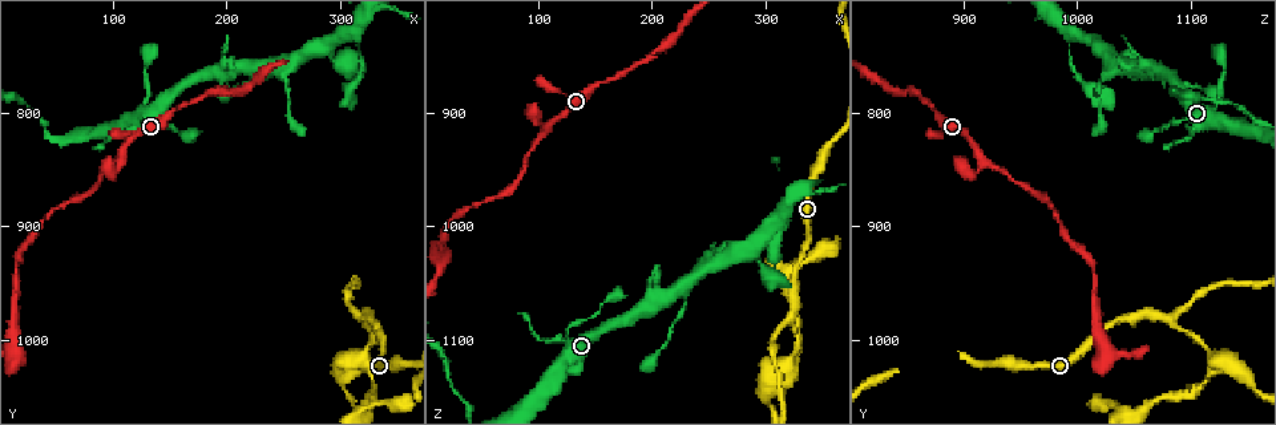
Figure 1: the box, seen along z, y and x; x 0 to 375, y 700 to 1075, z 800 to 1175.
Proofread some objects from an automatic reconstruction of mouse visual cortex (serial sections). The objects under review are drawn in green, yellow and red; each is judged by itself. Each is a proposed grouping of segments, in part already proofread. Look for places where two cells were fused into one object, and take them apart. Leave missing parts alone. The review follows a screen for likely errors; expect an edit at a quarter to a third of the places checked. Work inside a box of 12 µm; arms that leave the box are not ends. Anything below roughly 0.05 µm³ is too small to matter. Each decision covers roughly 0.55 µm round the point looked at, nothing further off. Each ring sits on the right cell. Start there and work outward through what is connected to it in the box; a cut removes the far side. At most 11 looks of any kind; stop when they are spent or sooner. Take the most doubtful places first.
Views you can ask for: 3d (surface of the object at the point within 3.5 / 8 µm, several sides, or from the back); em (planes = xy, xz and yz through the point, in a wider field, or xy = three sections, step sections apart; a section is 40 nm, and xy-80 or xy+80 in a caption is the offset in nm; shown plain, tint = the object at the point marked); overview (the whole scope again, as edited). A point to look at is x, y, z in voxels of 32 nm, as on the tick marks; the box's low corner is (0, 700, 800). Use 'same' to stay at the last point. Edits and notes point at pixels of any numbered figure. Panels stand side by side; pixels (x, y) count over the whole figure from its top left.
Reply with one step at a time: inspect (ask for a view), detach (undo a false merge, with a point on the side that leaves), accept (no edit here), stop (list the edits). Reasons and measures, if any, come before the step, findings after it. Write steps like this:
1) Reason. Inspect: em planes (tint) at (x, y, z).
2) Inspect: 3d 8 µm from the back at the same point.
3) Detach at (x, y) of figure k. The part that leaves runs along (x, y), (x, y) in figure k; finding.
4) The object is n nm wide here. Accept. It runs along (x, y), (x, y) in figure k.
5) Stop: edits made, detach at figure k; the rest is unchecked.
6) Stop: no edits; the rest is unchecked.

Inspect: 3d 3.5 µm at (324, 982, 1080).

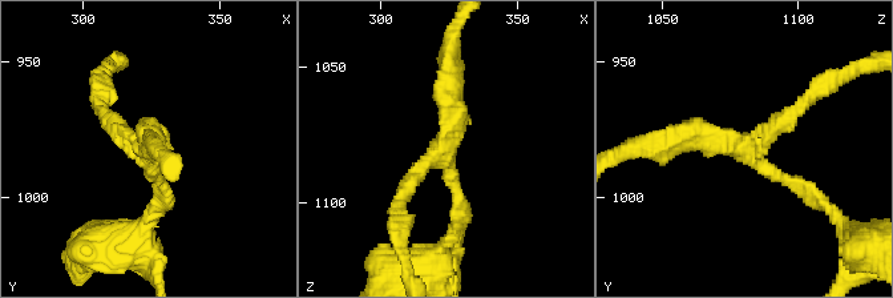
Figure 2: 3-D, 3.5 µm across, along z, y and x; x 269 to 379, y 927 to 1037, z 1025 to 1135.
3 arms meet here; the arms are 150, 200, 300 nm wide; shape alone is not enough. Inspect: em xy step 3 (tint) at (323, 982, 1080).

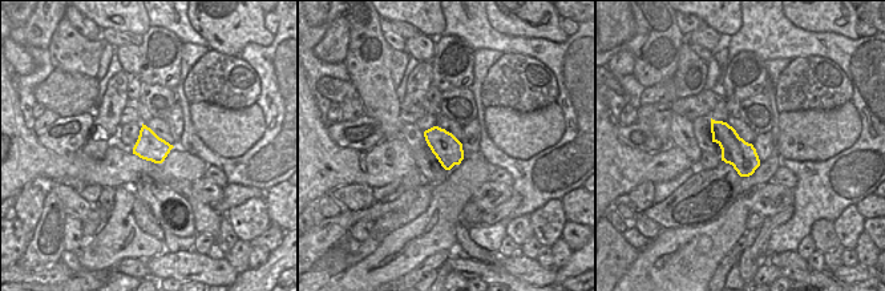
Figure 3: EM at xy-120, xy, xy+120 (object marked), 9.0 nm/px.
The object is 260 nm wide here. Accept. It runs along (657, 147), (715, 139), (809, 192) in figure 2; one cell here.

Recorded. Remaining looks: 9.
Abrupt turn. Inspect: 3d 3.5 µm at (322, 1018, 1122).

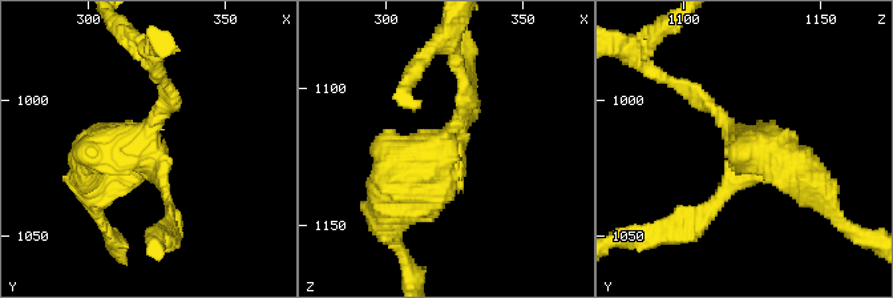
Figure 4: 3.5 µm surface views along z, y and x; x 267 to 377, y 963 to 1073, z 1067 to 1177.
Inspect: em xy step 1 (tint) at (320, 1017, 1122).

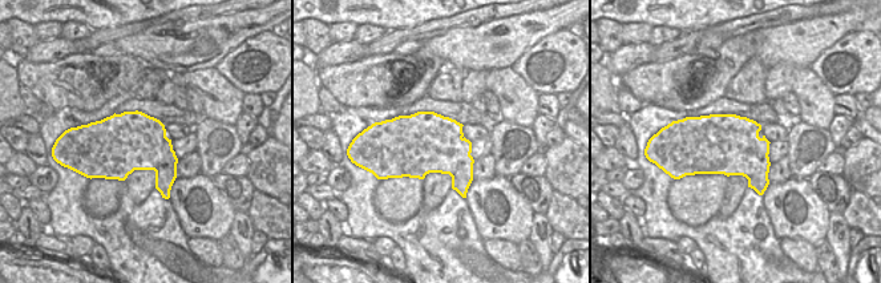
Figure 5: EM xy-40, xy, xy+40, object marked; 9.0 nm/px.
The object is 550 nm wide here. Detach at (704, 216) of figure 4. The part that leaves runs along (730, 174), (706, 216), (645, 237) in figure 4; two cells meet here.

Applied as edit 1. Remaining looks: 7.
Inspect: overview.

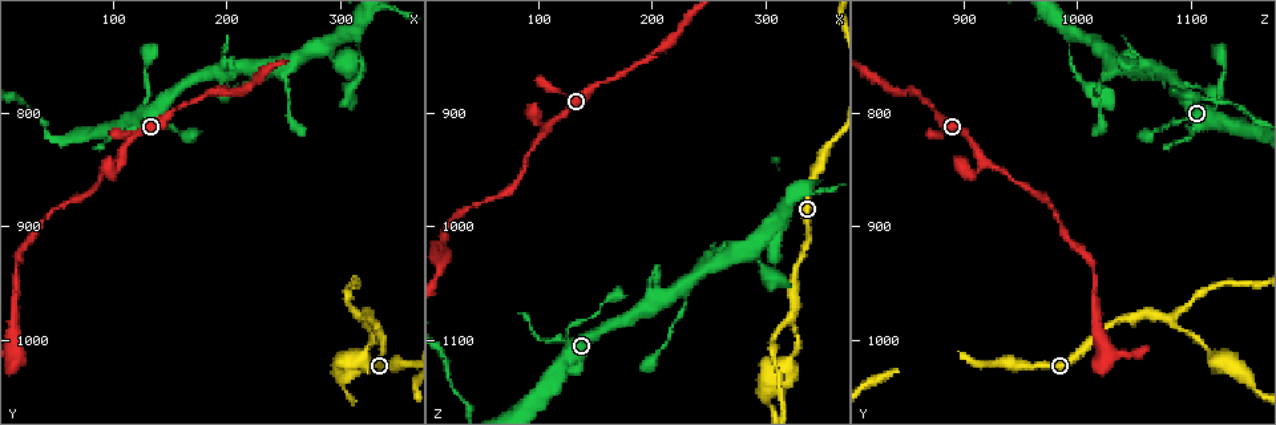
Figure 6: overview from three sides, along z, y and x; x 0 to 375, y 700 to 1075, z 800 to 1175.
A fork. Inspect: 3d 8 µm from the back at (224, 758, 1058).

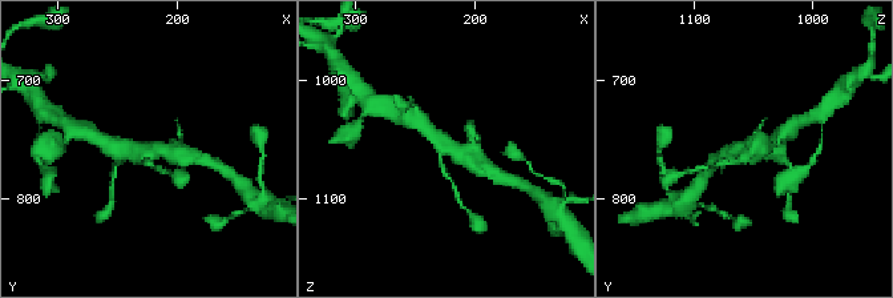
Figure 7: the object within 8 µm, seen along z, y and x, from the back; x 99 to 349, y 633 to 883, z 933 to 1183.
Shape alone is not enough. Inspect: em xy step 1 (tint) at (220, 762, 1056).

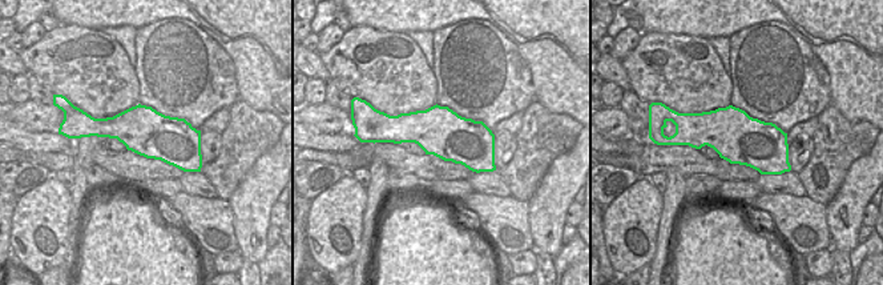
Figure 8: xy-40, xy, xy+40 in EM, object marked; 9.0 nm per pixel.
The object is 440 nm wide here. Accept. It runs along (481, 168), (415, 121) in figure 7; one cell here.

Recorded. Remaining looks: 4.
Side arm on a straight run. Inspect: 3d 3.5 µm at (106, 842, 918).

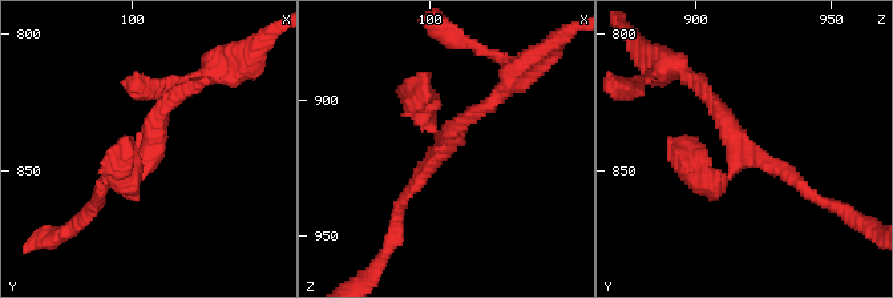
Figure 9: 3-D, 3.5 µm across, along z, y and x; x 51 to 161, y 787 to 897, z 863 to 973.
3 arms meet here; the arms are 150, 200, 300 nm wide. Inspect: em planes (tint) at (105, 842, 917).

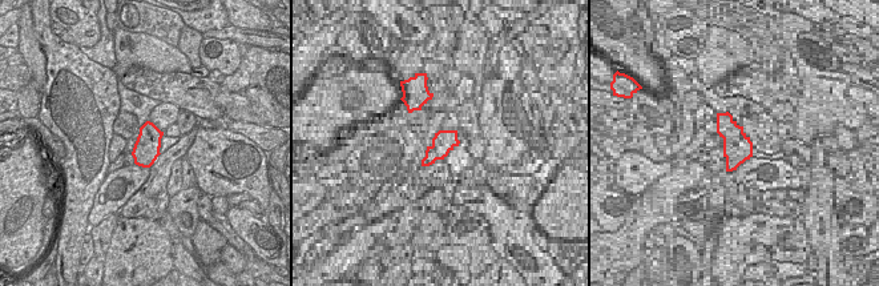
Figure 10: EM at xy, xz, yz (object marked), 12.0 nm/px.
Accept. It runs along (699, 87), (744, 156), (801, 185) in figure 9; one cell here.

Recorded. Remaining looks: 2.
Stop: edits made, detach at figure 4; the rest is unchecked.

